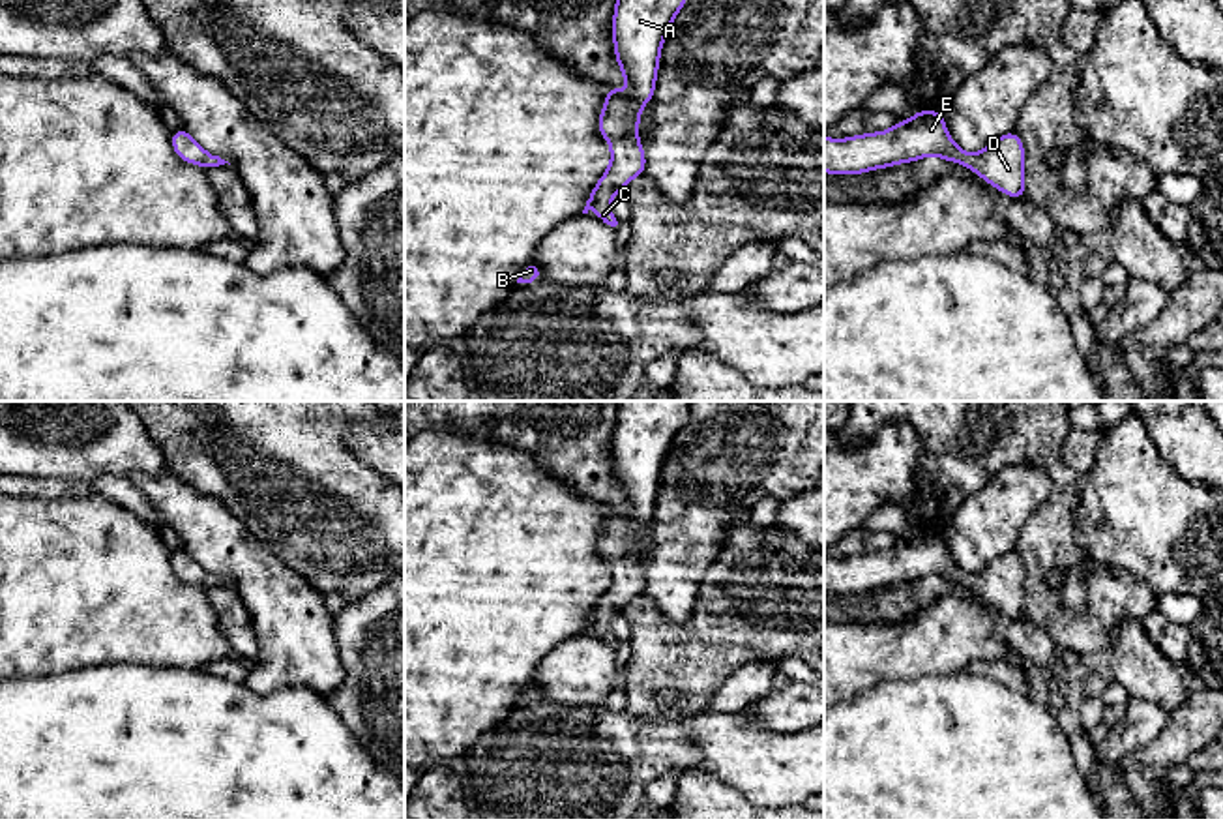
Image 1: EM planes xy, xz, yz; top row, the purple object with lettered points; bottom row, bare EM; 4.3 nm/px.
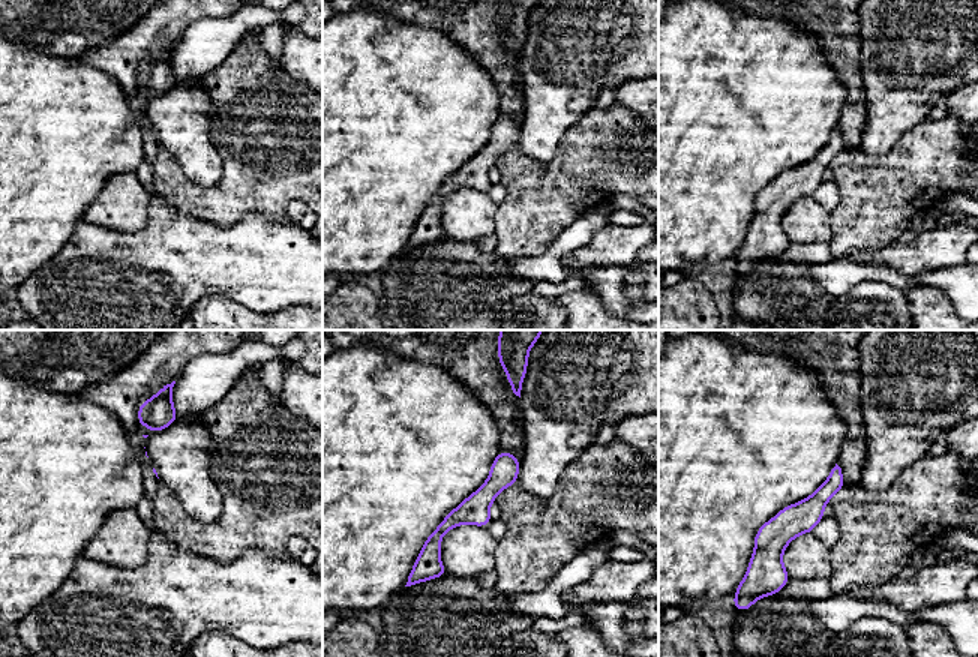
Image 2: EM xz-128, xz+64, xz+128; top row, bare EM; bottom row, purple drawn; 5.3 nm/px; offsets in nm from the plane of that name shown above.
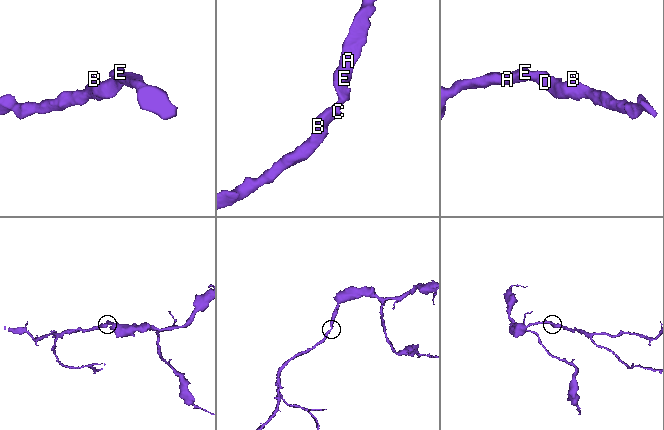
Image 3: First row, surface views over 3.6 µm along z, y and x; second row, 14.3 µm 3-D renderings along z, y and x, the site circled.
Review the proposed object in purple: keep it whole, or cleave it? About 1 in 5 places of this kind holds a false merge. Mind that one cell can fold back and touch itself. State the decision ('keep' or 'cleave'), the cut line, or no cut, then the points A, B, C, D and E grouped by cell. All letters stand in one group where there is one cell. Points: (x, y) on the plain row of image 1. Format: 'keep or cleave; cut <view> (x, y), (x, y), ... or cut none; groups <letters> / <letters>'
keep; cut none; groups A B C D E

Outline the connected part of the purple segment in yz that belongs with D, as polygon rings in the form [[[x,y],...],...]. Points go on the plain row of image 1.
[[[920,529],[886,551],[839,560],[824,555],[824,592],[830,594],[863,594],[929,575],[965,585],[1011,618],[1026,618],[1026,575],[1017,551],[993,558],[978,573],[966,573],[951,560],[940,530]]]

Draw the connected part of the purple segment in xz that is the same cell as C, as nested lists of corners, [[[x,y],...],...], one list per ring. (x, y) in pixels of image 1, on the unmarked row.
[[[618,401],[618,416],[612,435],[612,463],[620,491],[631,510],[624,515],[616,506],[607,504],[607,519],[597,538],[597,549],[611,566],[611,585],[592,609],[582,633],[597,632],[597,639],[616,647],[611,632],[611,618],[633,598],[644,594],[646,575],[639,562],[639,542],[642,527],[656,514],[659,476],[669,448],[689,418],[691,401]]]

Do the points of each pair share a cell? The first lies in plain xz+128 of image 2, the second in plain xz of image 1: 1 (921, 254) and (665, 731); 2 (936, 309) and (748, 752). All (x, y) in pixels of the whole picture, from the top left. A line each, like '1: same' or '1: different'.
1: different
2: different

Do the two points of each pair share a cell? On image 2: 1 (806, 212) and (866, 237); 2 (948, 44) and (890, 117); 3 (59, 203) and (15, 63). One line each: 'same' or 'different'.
1: different
2: same
3: same

